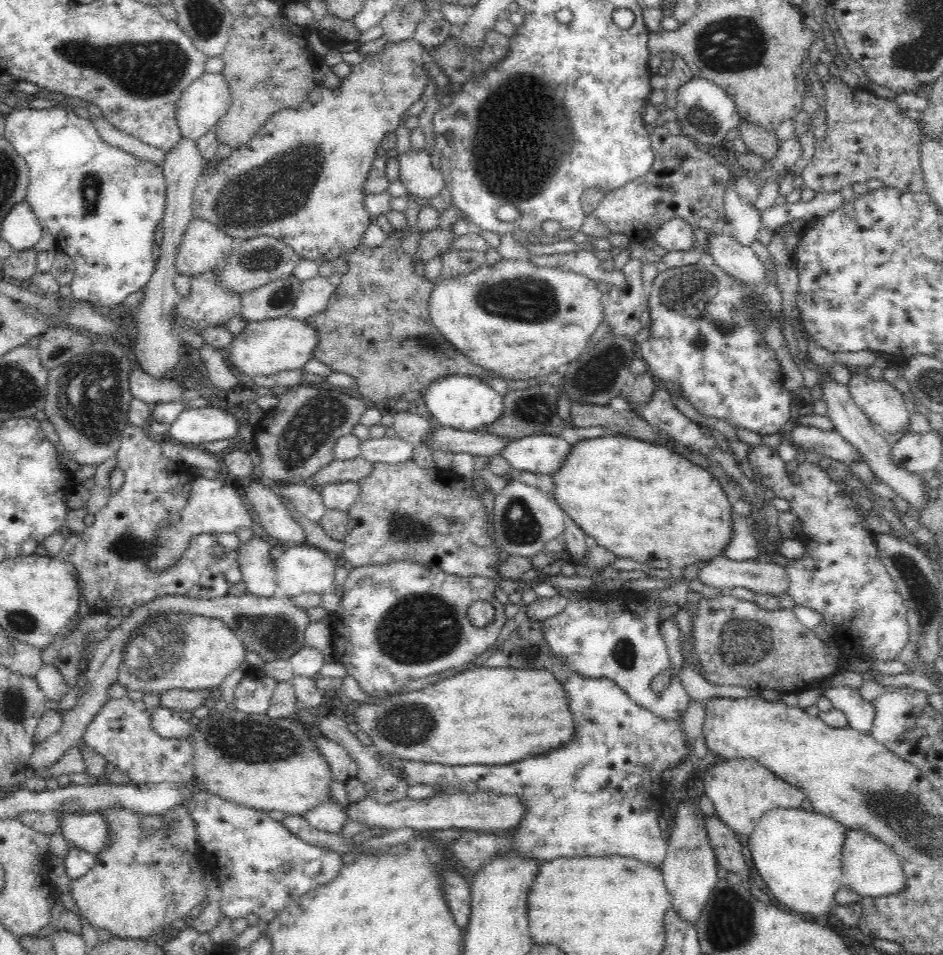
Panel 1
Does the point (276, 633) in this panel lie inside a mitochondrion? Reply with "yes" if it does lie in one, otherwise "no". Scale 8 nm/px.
yes

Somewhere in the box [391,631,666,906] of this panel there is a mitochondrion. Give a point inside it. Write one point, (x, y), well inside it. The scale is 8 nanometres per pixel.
(625, 655)

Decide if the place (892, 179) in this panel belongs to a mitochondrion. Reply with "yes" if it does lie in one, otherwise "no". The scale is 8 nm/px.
no

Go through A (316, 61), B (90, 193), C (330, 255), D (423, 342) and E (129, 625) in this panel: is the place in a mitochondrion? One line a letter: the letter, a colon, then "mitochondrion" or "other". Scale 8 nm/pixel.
A: other
B: mitochondrion
C: other
D: mitochondrion
E: mitochondrion

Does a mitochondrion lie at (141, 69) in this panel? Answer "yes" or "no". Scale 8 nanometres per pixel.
yes

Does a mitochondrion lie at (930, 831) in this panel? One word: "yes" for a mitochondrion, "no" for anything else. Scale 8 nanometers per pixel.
yes

